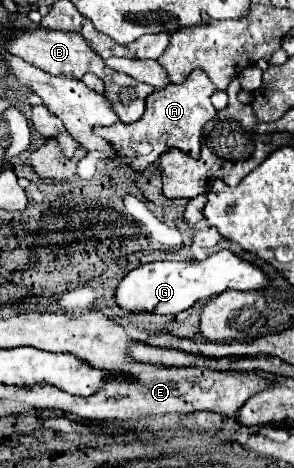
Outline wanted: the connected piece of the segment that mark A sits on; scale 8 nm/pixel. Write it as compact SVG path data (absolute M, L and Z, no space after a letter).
M193 70L183 84L169 84L161 90L155 90L147 98L147 108L145 108L145 114L141 116L141 120L137 120L133 124L117 122L107 128L97 126L97 128L93 128L93 132L97 136L105 138L113 146L113 150L119 158L131 158L133 162L123 162L123 164L127 164L135 172L145 170L151 164L155 164L159 160L159 156L163 152L167 152L169 148L177 148L181 152L187 152L187 156L197 158L199 150L201 150L203 126L215 118L215 108L209 100L213 92L215 92L215 86L207 78L207 74L203 70Z

